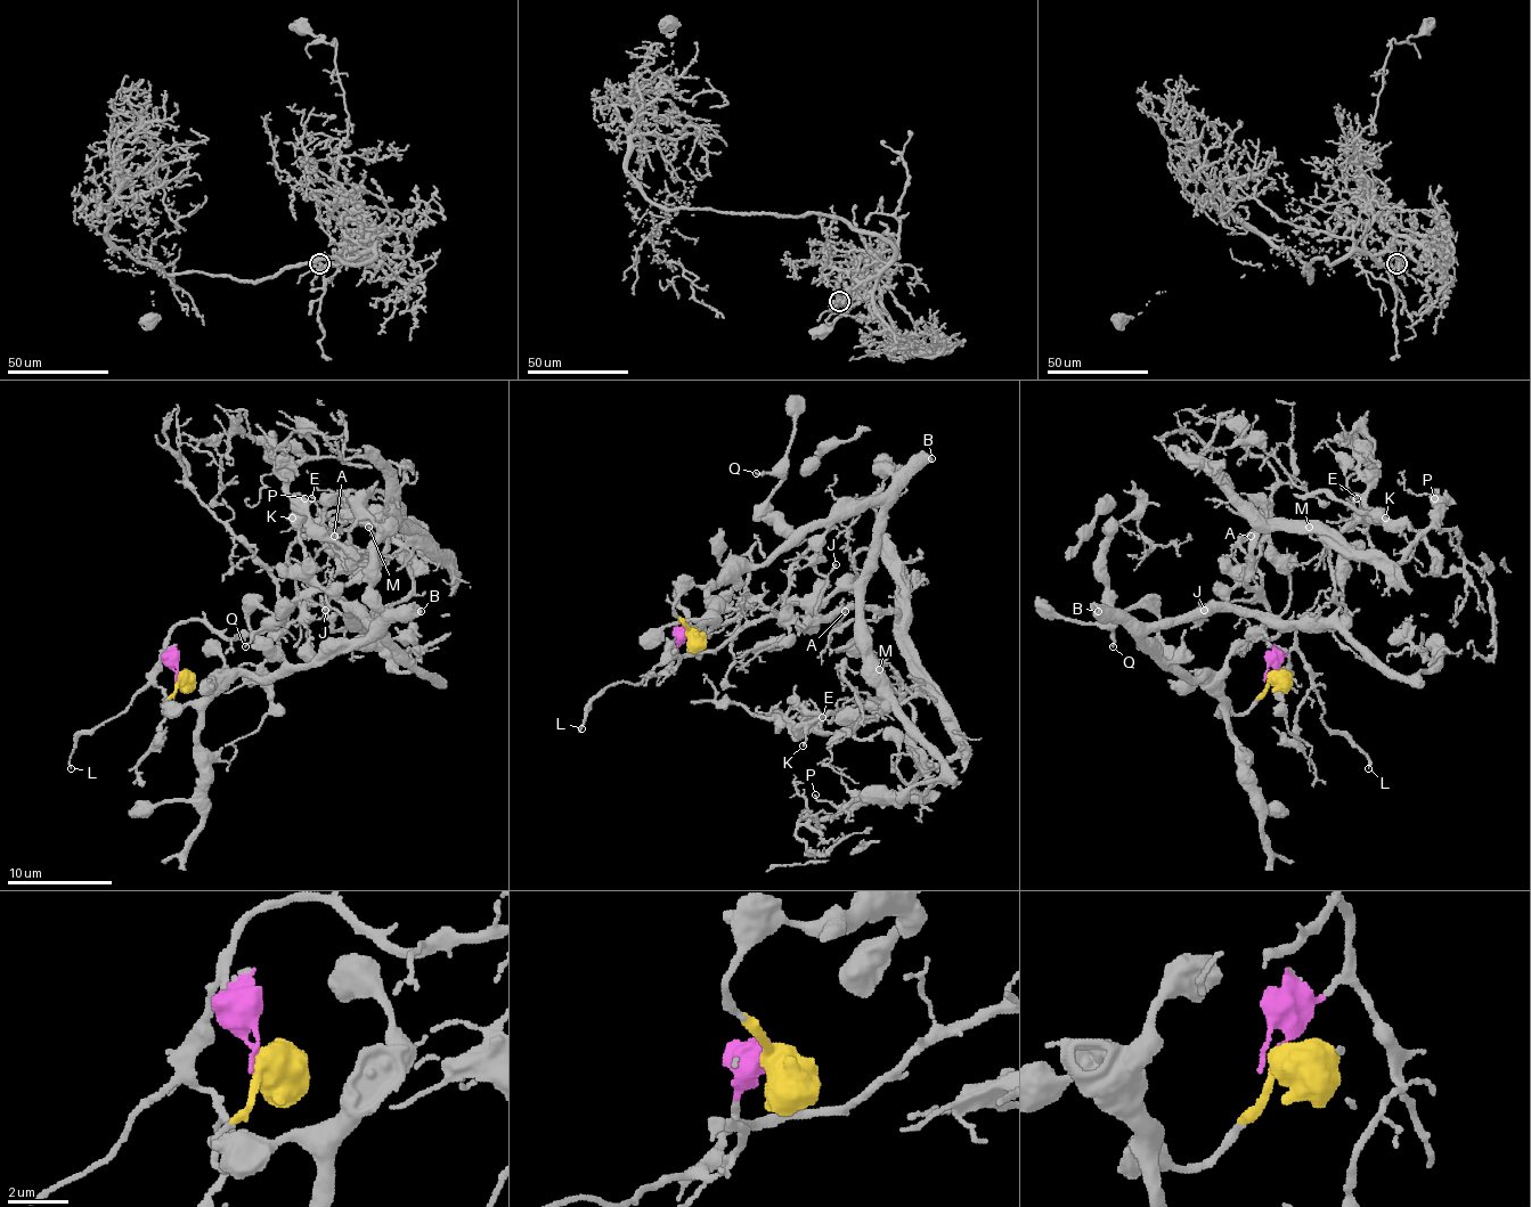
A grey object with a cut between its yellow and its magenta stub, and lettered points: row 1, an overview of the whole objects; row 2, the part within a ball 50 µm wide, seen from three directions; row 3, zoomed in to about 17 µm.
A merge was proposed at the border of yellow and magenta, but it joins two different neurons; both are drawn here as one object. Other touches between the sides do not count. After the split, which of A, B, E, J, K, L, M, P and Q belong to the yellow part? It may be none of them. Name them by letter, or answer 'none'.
B, Q

